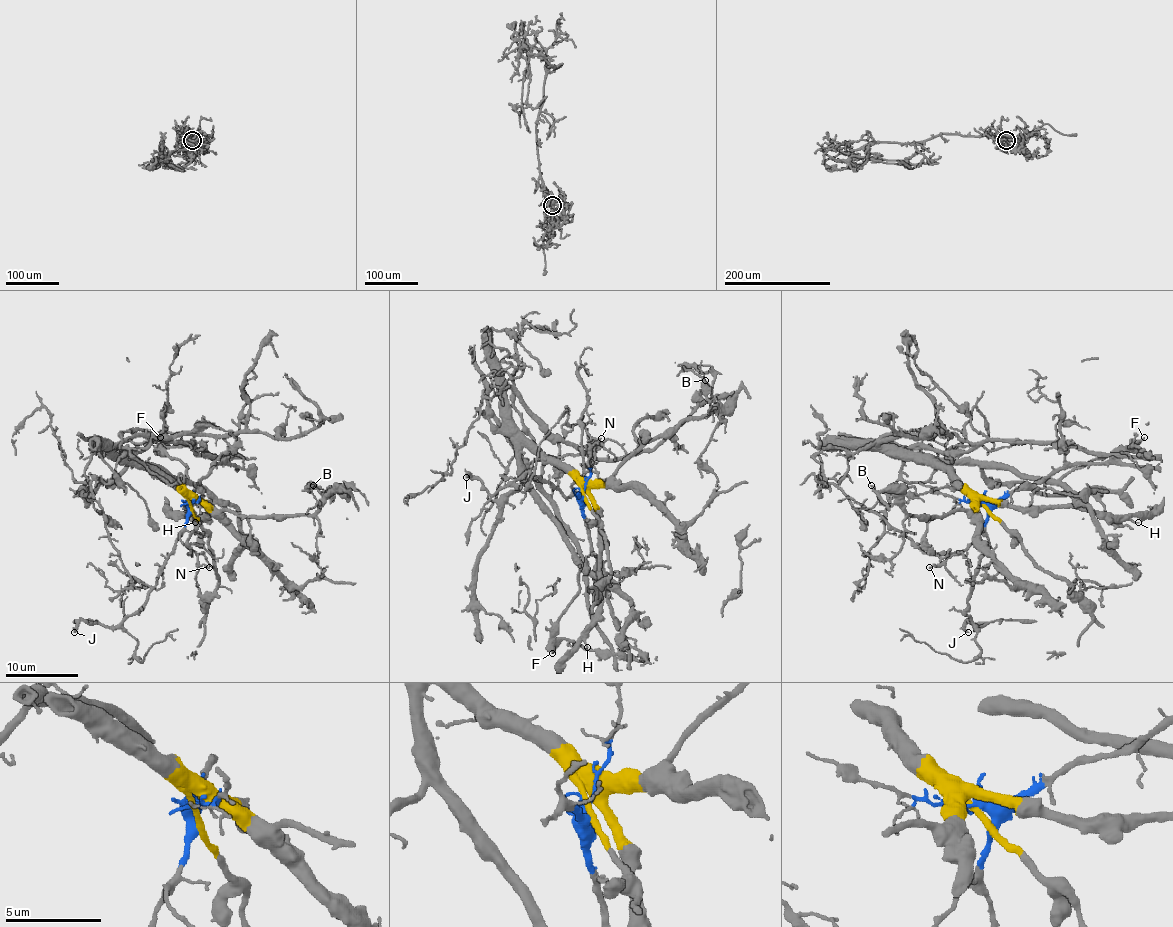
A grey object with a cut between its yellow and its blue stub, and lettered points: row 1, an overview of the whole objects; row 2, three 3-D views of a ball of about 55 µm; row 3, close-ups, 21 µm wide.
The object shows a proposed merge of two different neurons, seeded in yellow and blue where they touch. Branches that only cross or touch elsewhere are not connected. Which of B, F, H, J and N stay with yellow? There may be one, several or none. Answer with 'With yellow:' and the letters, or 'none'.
With yellow: B, F, H

